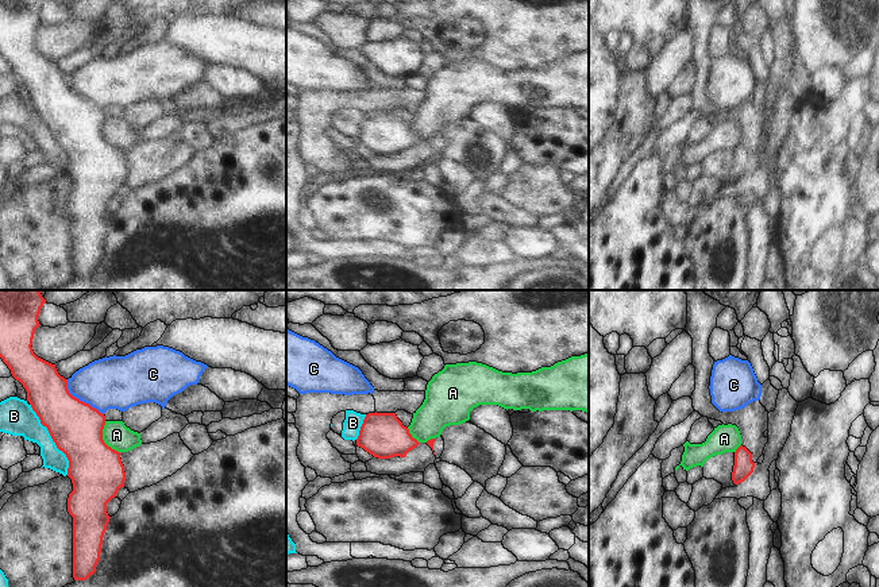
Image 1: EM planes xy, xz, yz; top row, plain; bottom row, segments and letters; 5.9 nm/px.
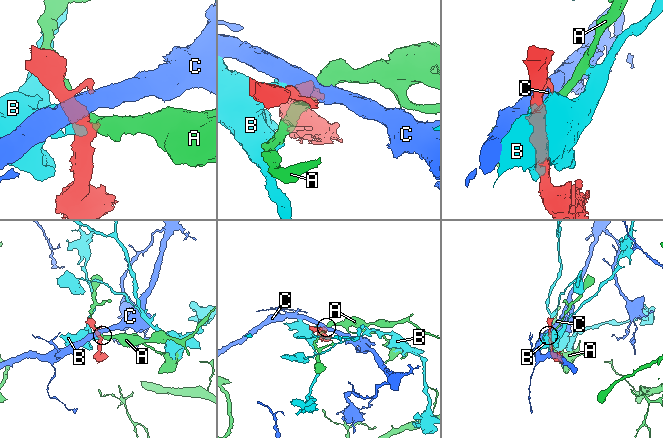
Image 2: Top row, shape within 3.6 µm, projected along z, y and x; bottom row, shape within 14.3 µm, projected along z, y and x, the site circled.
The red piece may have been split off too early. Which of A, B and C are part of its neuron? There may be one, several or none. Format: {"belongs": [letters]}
{"belongs": []}

